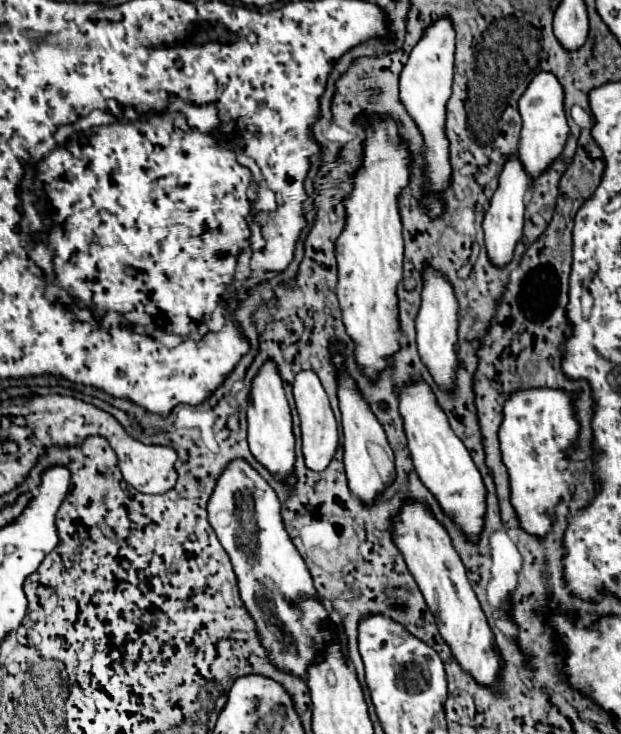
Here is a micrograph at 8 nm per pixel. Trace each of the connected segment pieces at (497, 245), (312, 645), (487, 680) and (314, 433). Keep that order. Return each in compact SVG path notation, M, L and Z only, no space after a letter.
M512 158L504 164L504 170L500 174L500 186L494 192L494 198L490 202L490 208L484 216L484 234L486 234L486 250L488 250L488 260L496 268L504 268L510 264L514 256L514 248L522 238L522 228L524 228L524 208L526 208L526 190L528 190L528 174L524 172L522 164Z
M246 460L230 462L228 468L218 478L216 490L208 502L208 520L214 528L220 544L224 546L224 550L230 556L230 562L232 562L236 578L238 578L240 598L242 598L250 618L254 618L260 644L266 648L272 666L306 680L306 670L314 662L322 662L324 648L330 642L338 642L342 646L342 654L348 656L348 638L346 638L344 626L338 626L336 630L332 628L332 624L334 624L332 612L322 604L304 558L300 556L300 552L296 550L296 546L292 544L290 536L284 530L278 496L268 486L268 482Z
M408 500L398 516L394 516L396 546L404 554L404 560L416 578L430 612L436 616L436 626L444 642L450 646L452 656L480 686L492 686L504 670L502 654L496 648L496 638L488 626L486 614L466 578L464 564L456 554L448 532L428 512L426 506Z
M302 370L296 374L294 380L294 398L296 398L296 410L302 422L302 452L306 466L310 470L324 470L328 462L332 460L336 448L338 448L338 422L334 418L334 412L330 408L328 396L318 380L318 376L312 370Z

